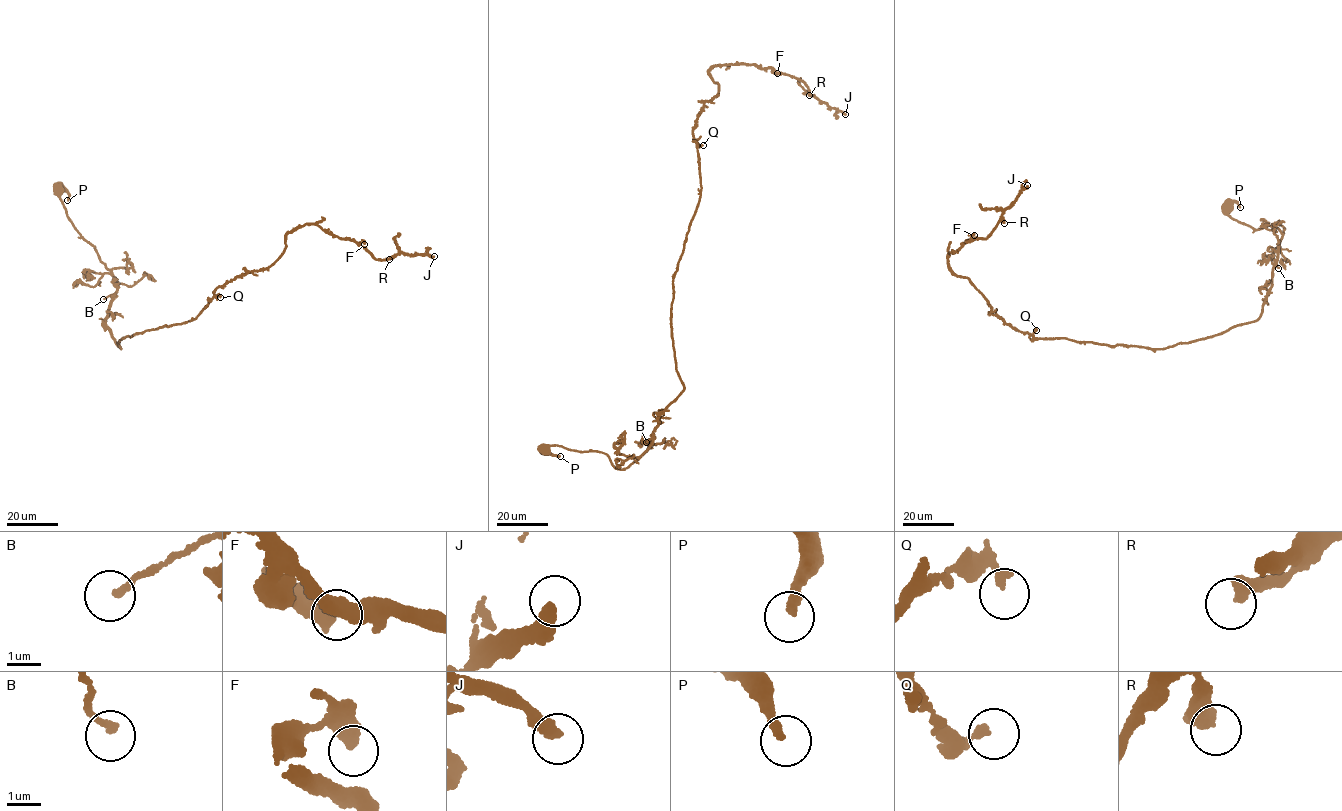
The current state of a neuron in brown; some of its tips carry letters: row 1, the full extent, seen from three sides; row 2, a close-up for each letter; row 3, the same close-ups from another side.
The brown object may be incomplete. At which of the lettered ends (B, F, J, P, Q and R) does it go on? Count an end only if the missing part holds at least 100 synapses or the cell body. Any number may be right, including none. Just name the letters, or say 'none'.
J

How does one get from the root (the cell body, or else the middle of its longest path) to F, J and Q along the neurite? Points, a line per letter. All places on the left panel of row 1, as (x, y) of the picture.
F: (57, 189), (117, 282), (105, 327), (120, 348), (127, 335), (195, 319), (305, 224), (364, 244)
J: (57, 189), (117, 282), (105, 327), (120, 348), (127, 335), (195, 319), (305, 224), (379, 260), (434, 256)
Q: (57, 189), (74, 227), (117, 282), (105, 327), (117, 346), (127, 335), (195, 319), (220, 297)

